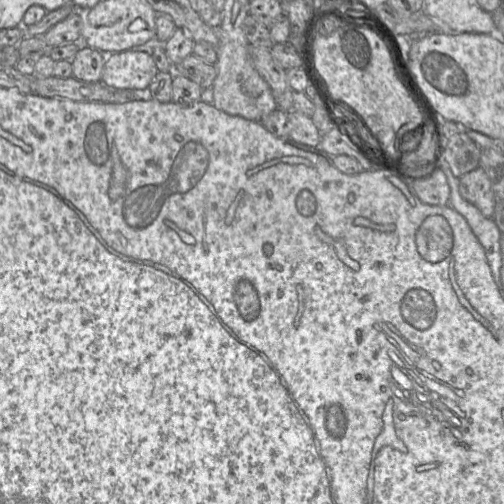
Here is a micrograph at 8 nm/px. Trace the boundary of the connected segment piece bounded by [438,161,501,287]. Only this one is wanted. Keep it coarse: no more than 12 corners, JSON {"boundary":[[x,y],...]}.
{"boundary":[[438,166],[450,187],[449,205],[467,221],[501,287],[500,230],[459,193],[460,177]]}

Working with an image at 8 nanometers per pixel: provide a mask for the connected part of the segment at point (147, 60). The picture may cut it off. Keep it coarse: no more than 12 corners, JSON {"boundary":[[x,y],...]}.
{"boundary":[[143,50],[117,52],[101,81],[147,91],[158,73]]}

